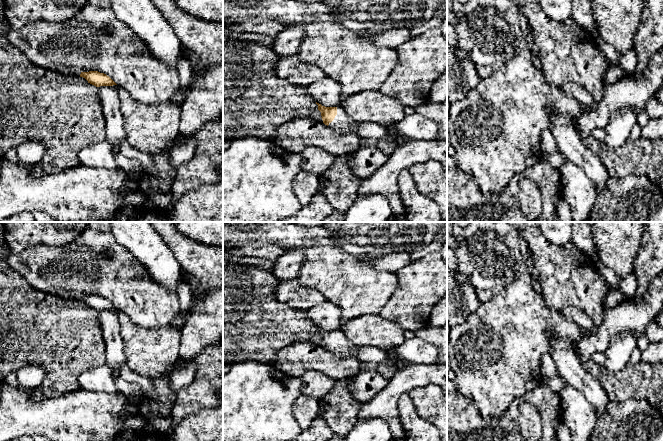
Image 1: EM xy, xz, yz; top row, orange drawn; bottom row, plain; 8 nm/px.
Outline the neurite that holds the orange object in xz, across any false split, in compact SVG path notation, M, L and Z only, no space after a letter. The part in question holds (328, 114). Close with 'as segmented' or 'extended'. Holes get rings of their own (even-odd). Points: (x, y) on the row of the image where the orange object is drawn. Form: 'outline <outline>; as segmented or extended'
outline M317 103L321 112L323 123L339 131L352 131L361 138L375 138L382 140L386 137L386 128L378 123L363 122L358 123L348 117L341 106L325 107Z; extended

